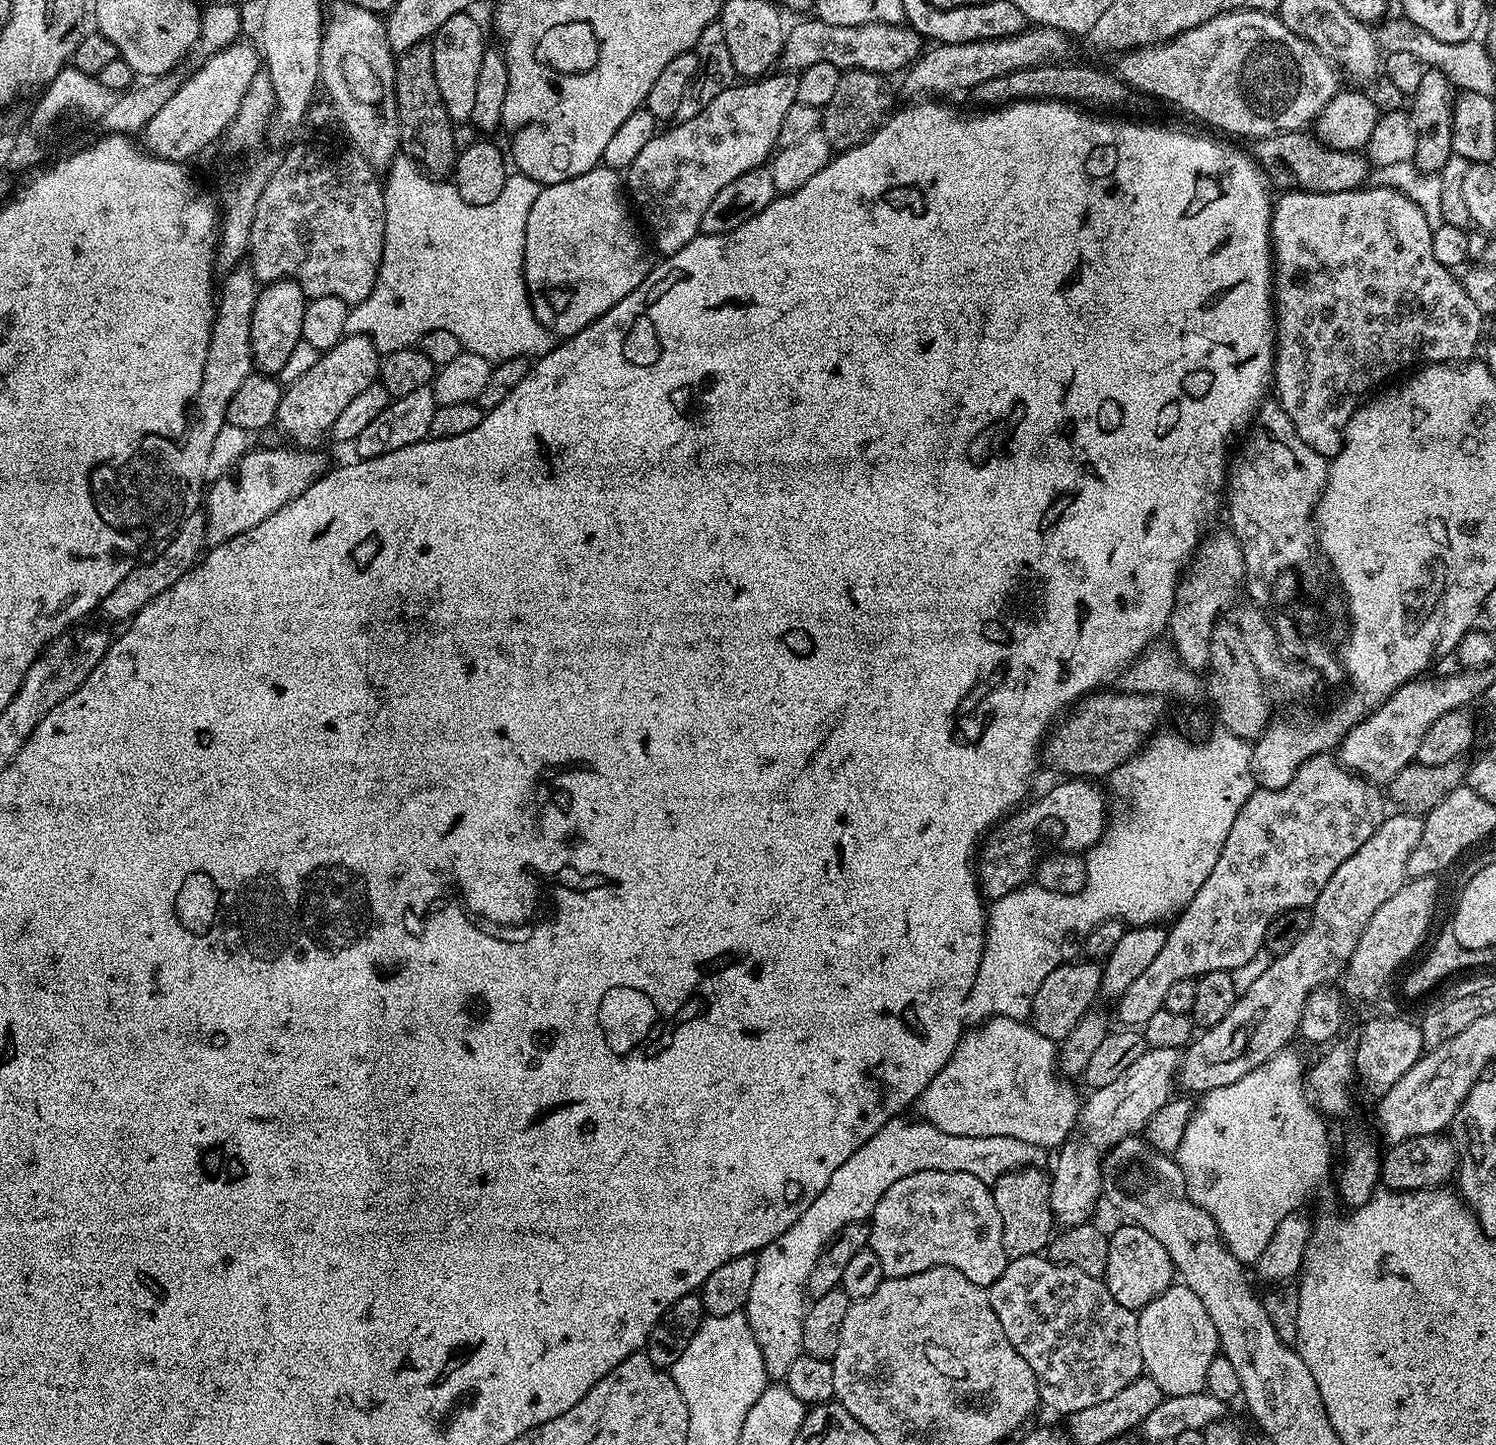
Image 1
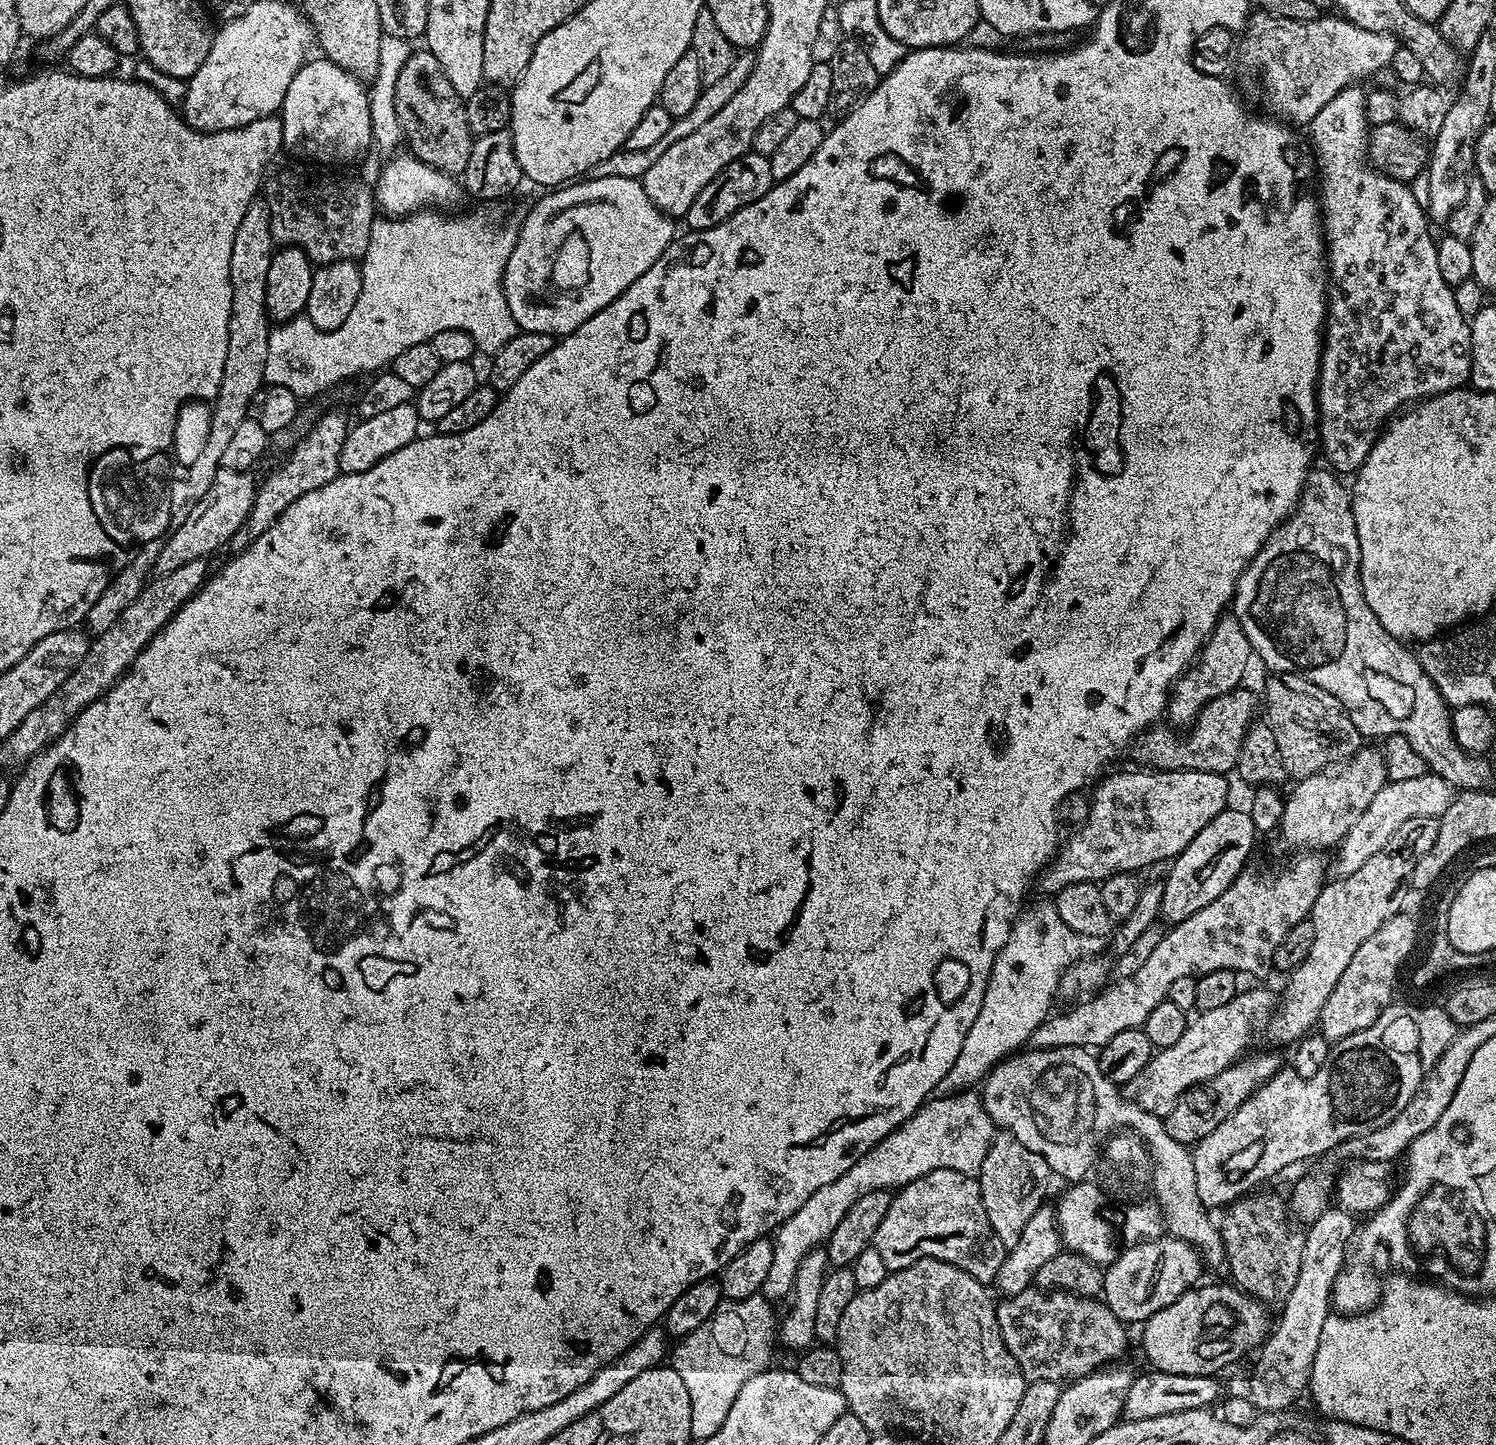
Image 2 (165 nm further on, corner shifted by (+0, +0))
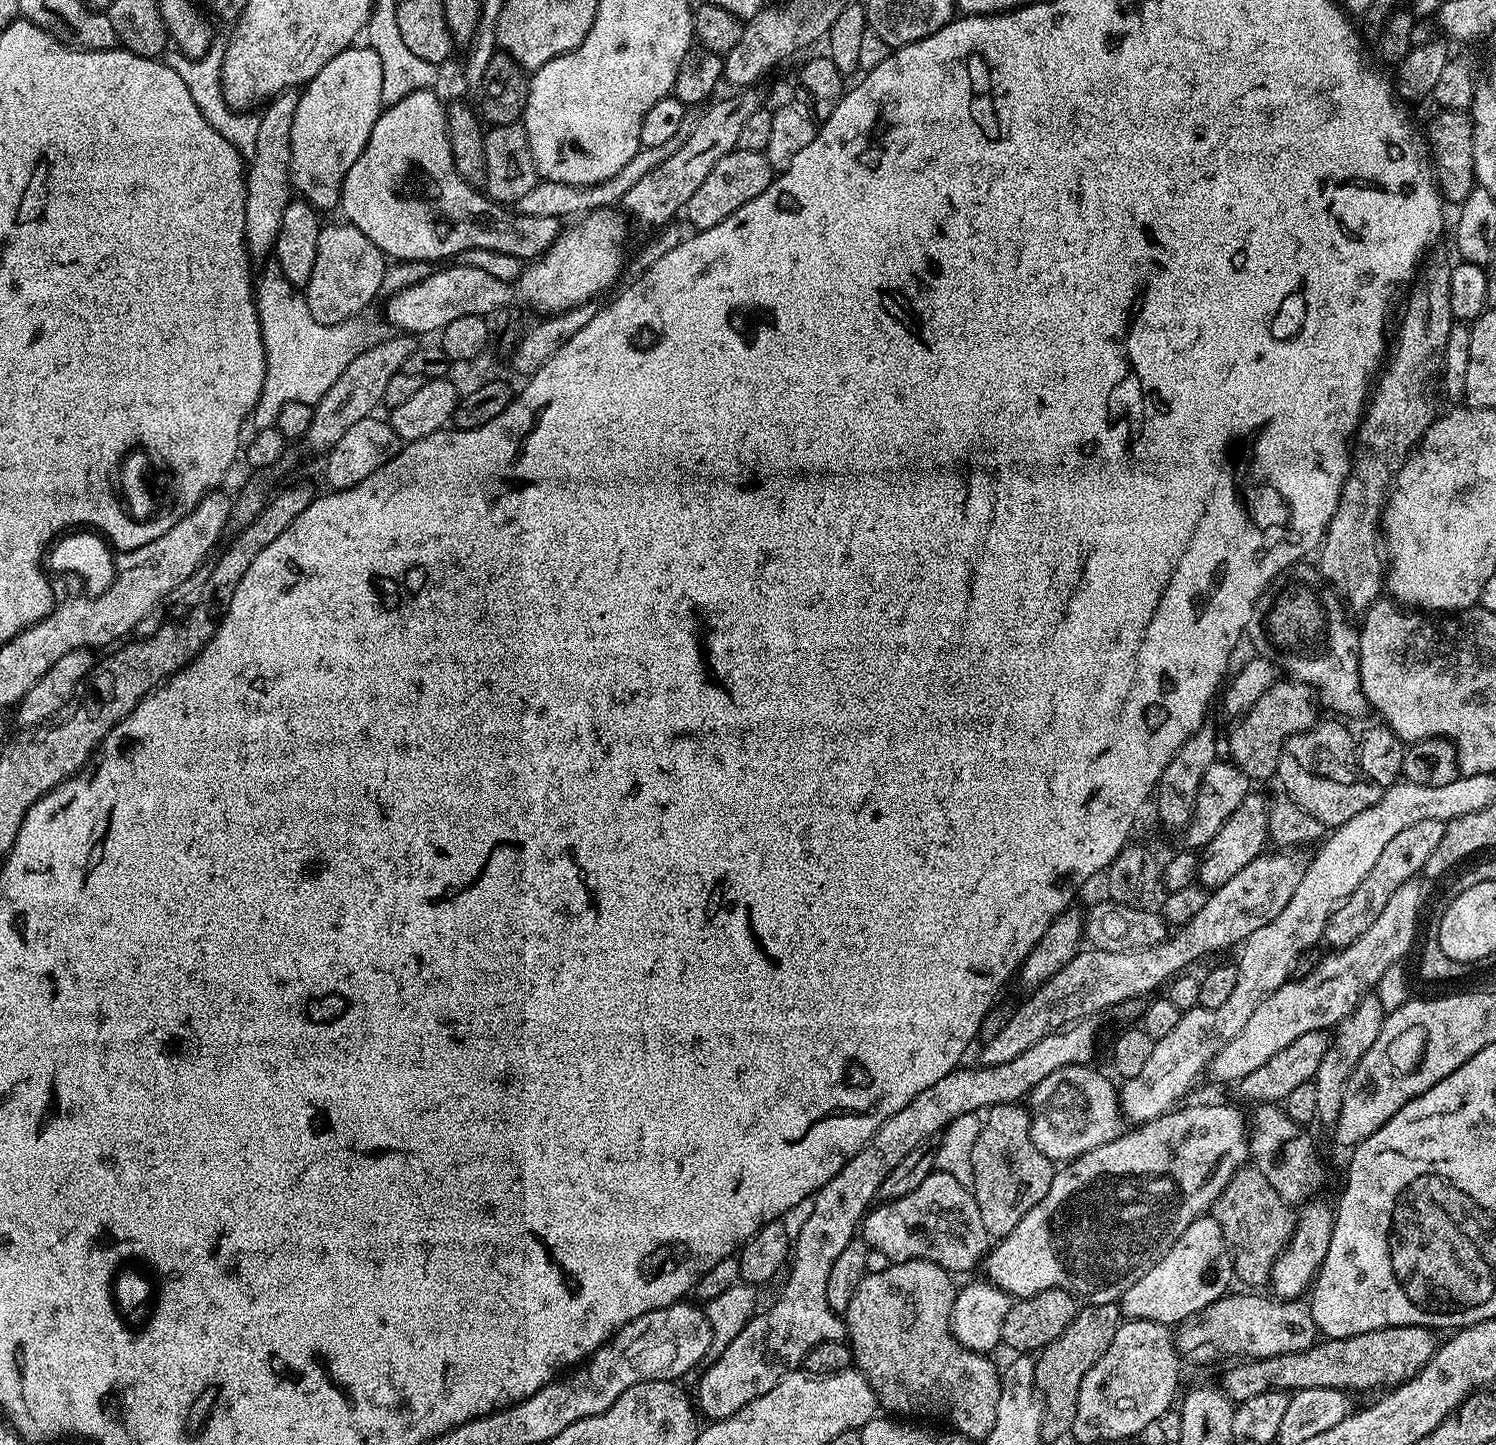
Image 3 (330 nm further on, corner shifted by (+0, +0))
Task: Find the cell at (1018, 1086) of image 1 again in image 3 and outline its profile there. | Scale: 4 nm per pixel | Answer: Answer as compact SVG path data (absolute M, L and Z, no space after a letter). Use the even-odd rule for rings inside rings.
M1075 1064L1062 1070L1054 1070L1054 1074L1050 1074L1050 1078L1042 1078L1042 1082L1038 1082L1038 1086L1034 1086L1034 1090L1027 1097L1026 1104L1032 1118L1030 1126L1032 1141L1050 1161L1074 1160L1077 1156L1086 1154L1106 1142L1117 1140L1122 1135L1120 1128L1122 1113L1117 1085L1112 1085L1102 1073L1095 1072L1094 1069L1095 1067L1086 1064Z

